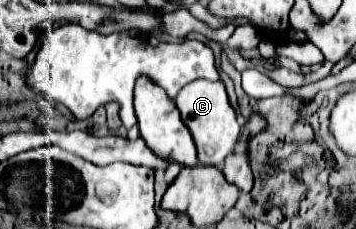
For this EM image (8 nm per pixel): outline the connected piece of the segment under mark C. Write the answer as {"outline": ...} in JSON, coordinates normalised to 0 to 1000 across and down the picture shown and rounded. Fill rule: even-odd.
{"outline":[[[539,354],[494,415],[494,467],[511,493],[517,546],[545,598],[556,651],[556,703],[567,721],[629,721],[640,668],[663,659],[663,616],[674,607],[674,546],[663,528],[663,485],[640,450],[640,415],[624,354]]]}

